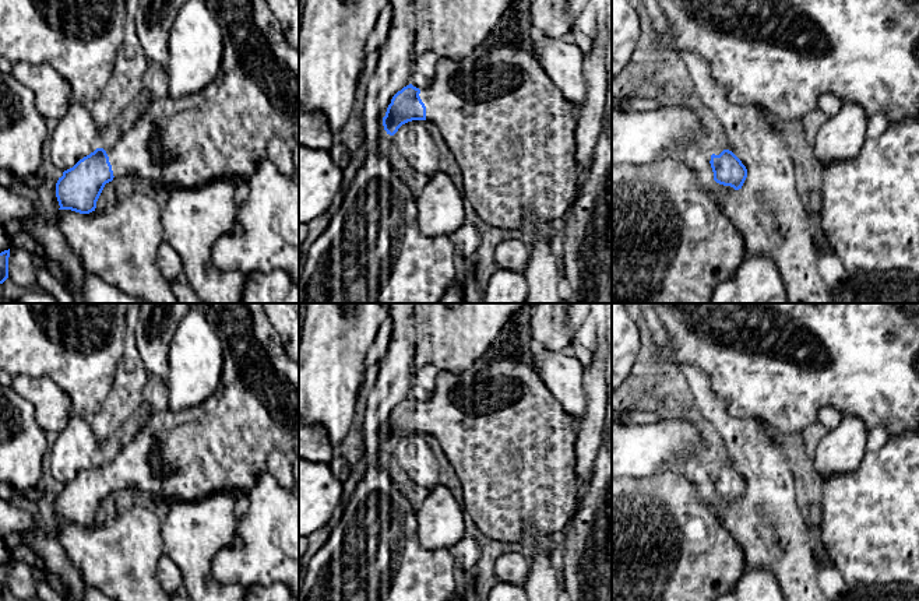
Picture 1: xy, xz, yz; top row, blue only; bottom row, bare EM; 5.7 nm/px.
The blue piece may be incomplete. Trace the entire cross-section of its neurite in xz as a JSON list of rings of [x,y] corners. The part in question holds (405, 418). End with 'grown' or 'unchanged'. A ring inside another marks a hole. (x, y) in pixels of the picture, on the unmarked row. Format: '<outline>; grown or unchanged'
[[[508,354],[485,365],[479,365],[475,369],[469,369],[464,373],[454,375],[450,372],[440,372],[436,387],[427,401],[419,403],[409,397],[392,410],[385,429],[383,430],[383,439],[387,447],[394,449],[402,437],[412,433],[426,433],[434,436],[462,484],[462,510],[465,510],[472,517],[482,535],[501,542],[517,542],[535,541],[538,538],[557,538],[577,510],[582,492],[582,481],[575,472],[575,442],[578,430],[580,419],[568,414],[561,407],[561,404],[547,390],[538,372],[529,363],[520,359],[515,354]]]; grown

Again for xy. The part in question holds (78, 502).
[[[198,303],[197,307],[204,313],[211,327],[218,334],[222,344],[222,373],[221,380],[215,391],[201,404],[182,410],[182,411],[145,411],[142,419],[137,426],[127,435],[124,446],[119,454],[108,461],[96,461],[89,468],[80,472],[73,481],[63,485],[63,489],[59,491],[56,496],[56,510],[59,514],[59,523],[71,523],[80,527],[89,527],[95,524],[96,514],[106,496],[112,495],[119,489],[131,489],[137,492],[147,492],[156,498],[162,505],[170,502],[184,500],[184,502],[197,502],[203,498],[209,496],[211,493],[247,493],[257,482],[260,472],[267,470],[267,457],[274,450],[281,450],[292,454],[299,449],[299,365],[292,361],[285,349],[281,337],[274,330],[270,319],[265,314],[265,310],[261,303]]]; grown

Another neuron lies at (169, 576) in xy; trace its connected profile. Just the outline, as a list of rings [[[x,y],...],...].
[[[165,553],[158,562],[158,579],[169,595],[184,591],[183,577],[177,565]]]

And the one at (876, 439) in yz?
[[[884,423],[878,425],[867,433],[867,447],[869,451],[876,451],[881,449],[888,440],[888,430]]]

